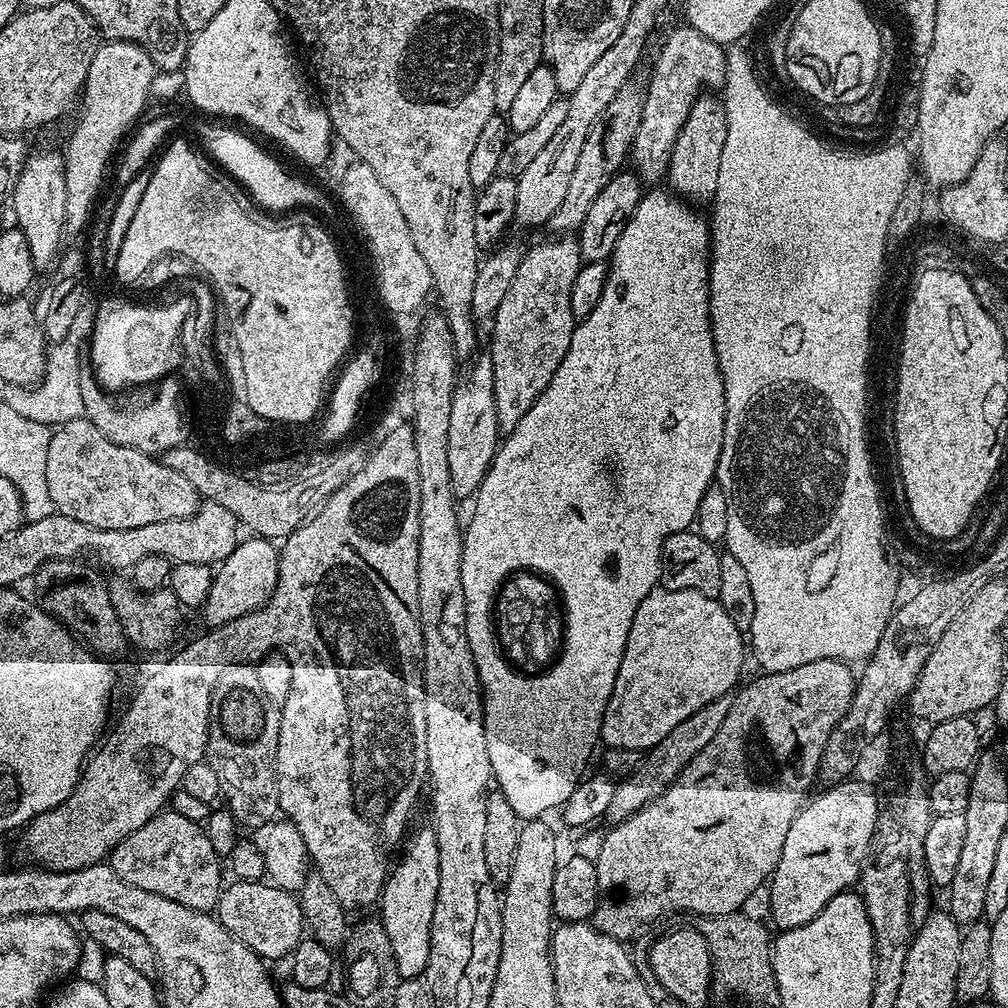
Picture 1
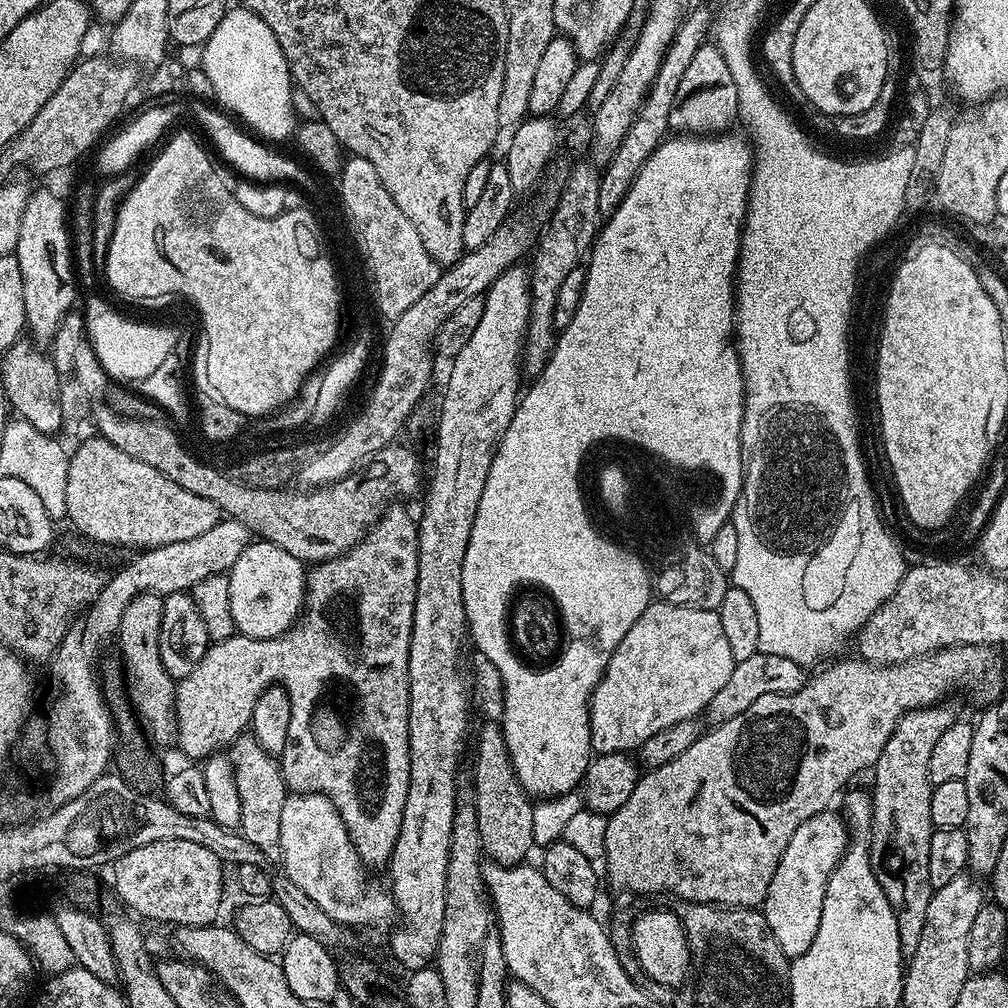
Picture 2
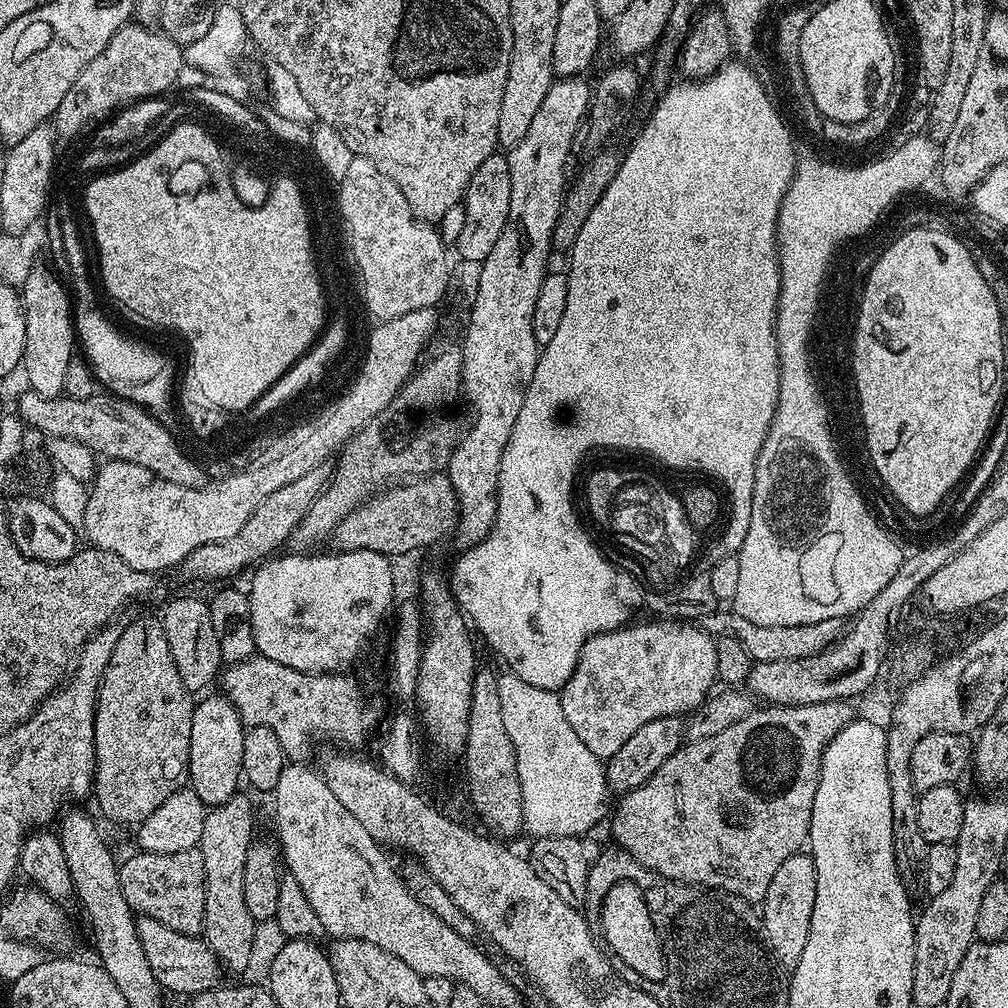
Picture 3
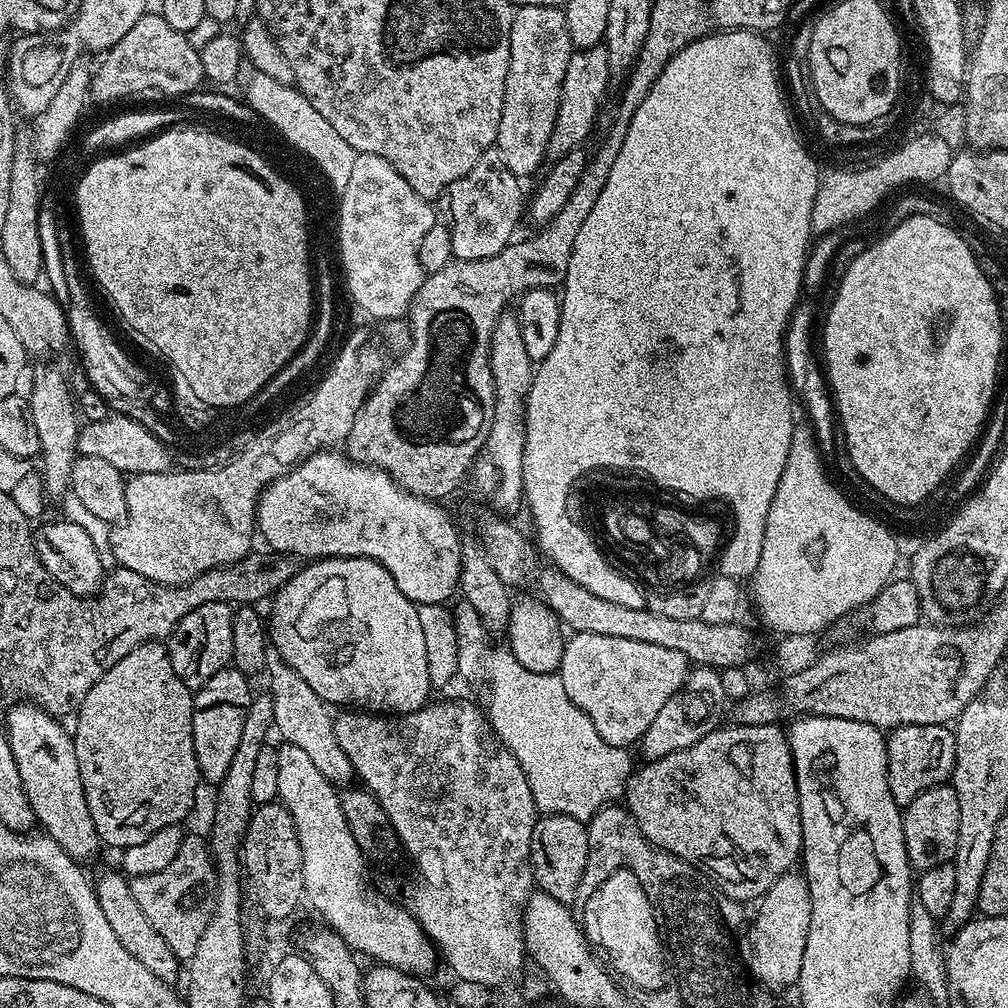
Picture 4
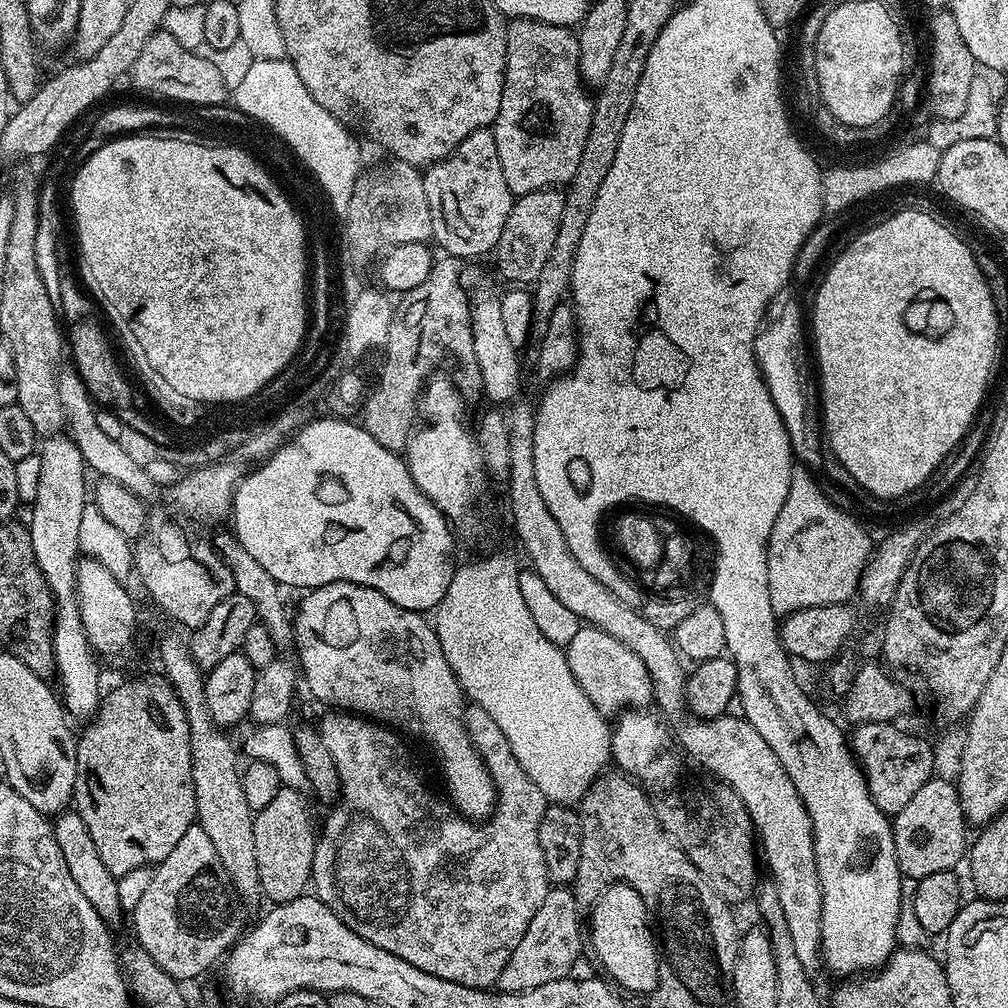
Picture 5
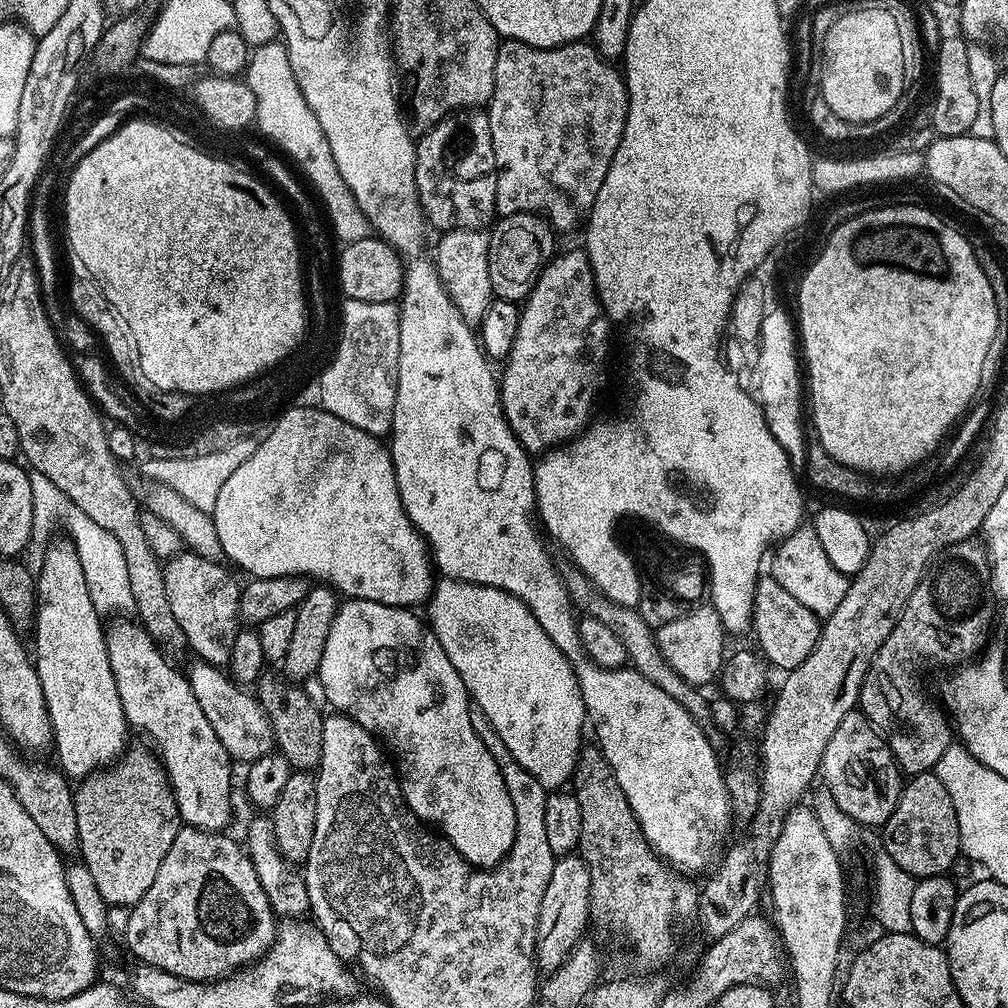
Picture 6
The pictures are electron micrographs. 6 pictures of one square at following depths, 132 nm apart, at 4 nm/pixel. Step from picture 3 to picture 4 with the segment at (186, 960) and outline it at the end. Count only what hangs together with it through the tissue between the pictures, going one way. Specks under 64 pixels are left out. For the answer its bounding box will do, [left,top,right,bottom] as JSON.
[94,871,182,985]

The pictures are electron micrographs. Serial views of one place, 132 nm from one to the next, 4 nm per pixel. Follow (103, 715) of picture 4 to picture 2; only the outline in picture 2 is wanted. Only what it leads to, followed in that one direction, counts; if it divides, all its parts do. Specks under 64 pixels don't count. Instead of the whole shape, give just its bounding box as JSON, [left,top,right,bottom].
[118,592,177,744]

